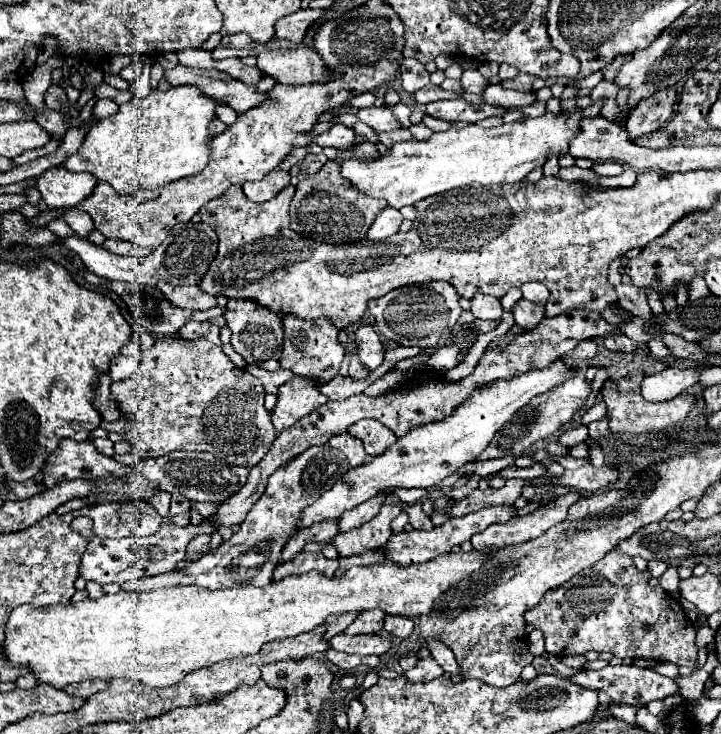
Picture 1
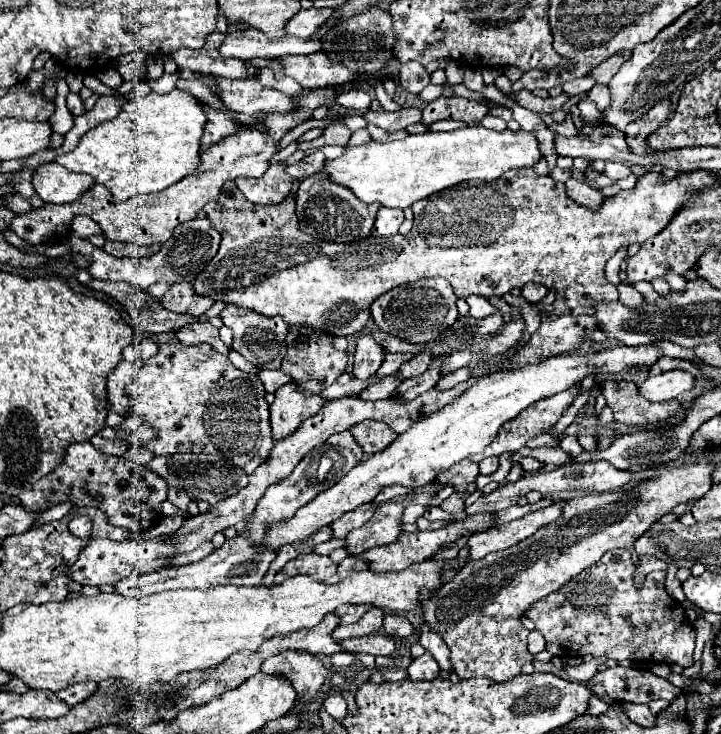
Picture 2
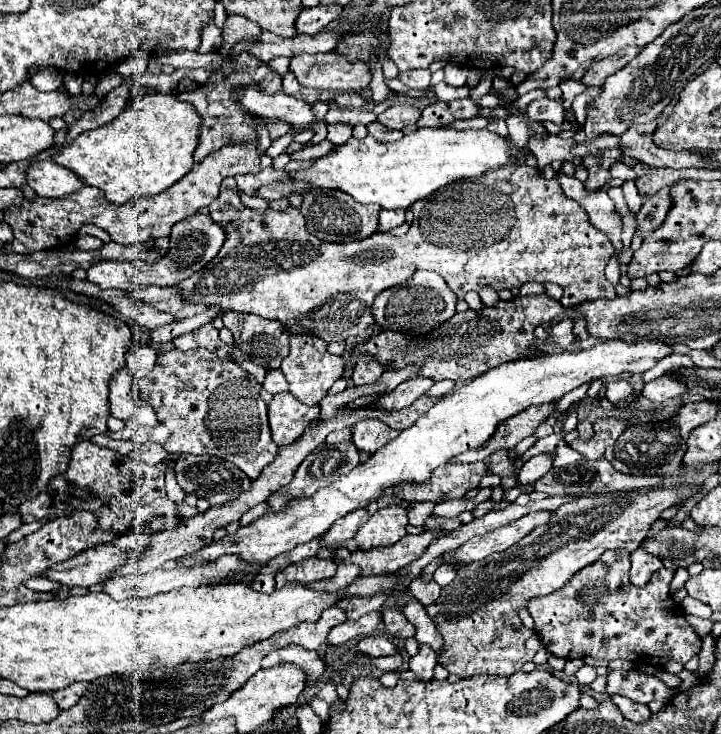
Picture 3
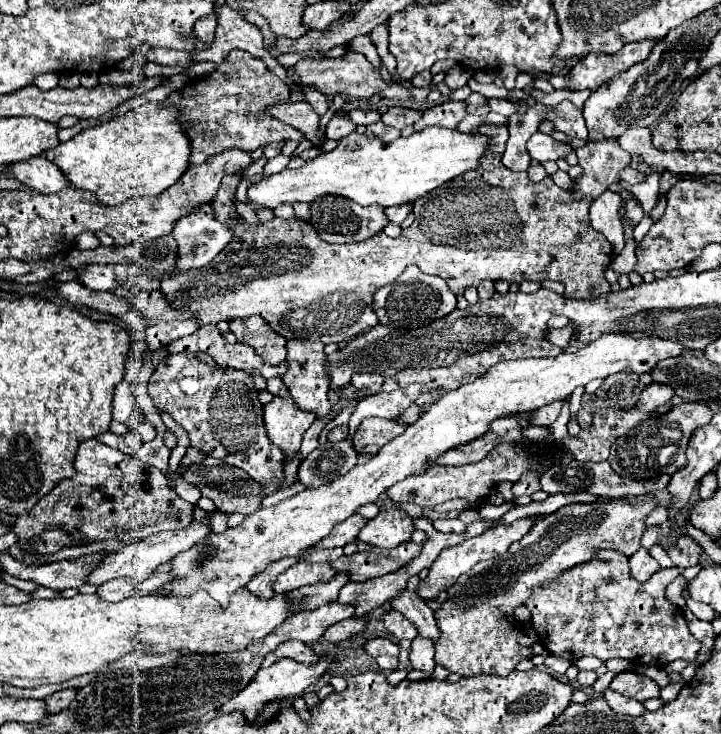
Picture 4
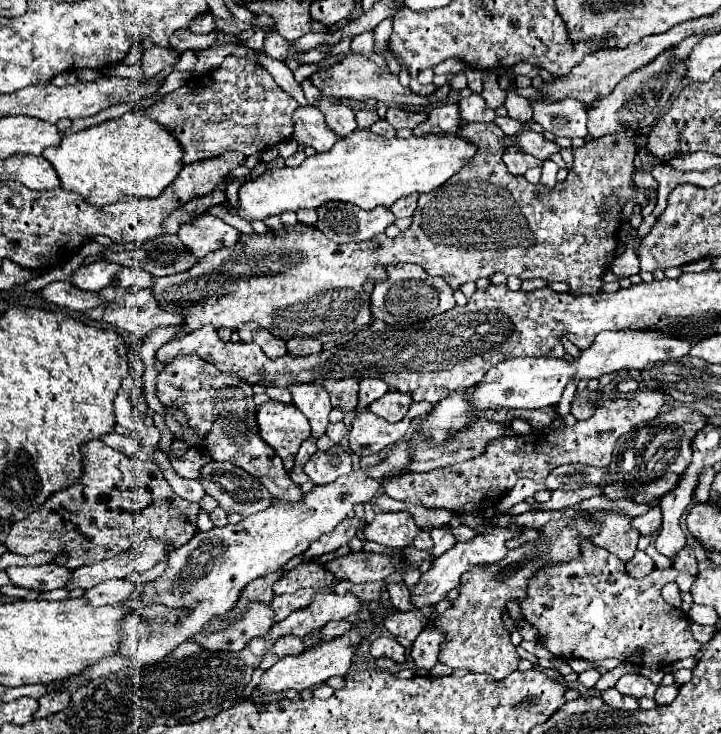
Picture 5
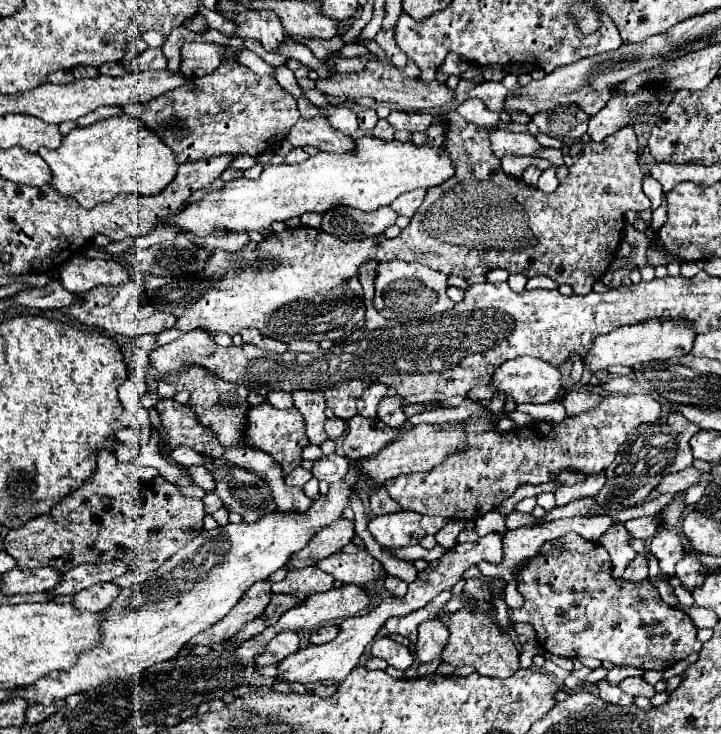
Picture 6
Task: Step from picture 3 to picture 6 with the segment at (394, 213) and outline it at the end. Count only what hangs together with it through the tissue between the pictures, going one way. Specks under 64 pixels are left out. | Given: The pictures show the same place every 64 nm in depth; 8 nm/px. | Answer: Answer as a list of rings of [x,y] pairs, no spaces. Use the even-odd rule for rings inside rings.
[[[416,188],[414,192],[404,192],[404,196],[398,196],[394,200],[394,204],[390,204],[390,208],[396,210],[396,214],[400,214],[400,216],[412,218],[416,214],[416,210],[420,208],[424,196],[426,196],[424,188]]]

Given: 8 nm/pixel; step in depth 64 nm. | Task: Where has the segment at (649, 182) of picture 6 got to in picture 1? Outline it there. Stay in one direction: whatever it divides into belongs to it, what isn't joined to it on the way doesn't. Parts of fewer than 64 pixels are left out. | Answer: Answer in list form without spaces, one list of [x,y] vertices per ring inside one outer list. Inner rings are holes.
[[[612,161],[594,163],[591,169],[600,176],[617,176],[623,172],[622,165]]]

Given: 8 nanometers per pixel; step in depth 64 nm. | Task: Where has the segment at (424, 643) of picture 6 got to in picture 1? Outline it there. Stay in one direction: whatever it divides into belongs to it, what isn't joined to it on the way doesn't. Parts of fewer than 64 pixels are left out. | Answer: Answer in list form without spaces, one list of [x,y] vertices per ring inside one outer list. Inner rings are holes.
[[[432,656],[420,658],[414,668],[410,668],[410,670],[404,672],[404,676],[410,682],[430,682],[430,680],[442,676],[442,674],[444,674],[444,670],[436,664],[436,660],[432,660]]]

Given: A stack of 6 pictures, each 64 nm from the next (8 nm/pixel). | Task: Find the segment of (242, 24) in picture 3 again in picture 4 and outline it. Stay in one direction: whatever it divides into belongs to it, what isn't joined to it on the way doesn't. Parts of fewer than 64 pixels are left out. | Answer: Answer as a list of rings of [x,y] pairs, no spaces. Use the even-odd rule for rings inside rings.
[[[222,4],[220,10],[216,12],[216,16],[218,16],[218,28],[216,28],[216,36],[214,36],[210,50],[195,49],[190,52],[196,62],[210,60],[216,64],[221,64],[230,50],[240,48],[240,50],[250,52],[258,60],[262,60],[266,64],[266,68],[270,68],[274,74],[278,74],[278,78],[284,84],[288,84],[292,90],[300,90],[300,86],[288,78],[288,70],[268,50],[264,50],[260,28],[246,22],[228,4]]]

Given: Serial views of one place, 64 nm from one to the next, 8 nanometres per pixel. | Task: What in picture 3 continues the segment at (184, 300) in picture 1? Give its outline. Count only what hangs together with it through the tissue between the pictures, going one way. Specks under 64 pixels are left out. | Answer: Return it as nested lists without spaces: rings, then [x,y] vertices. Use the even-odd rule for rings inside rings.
[[[152,286],[152,288],[146,288],[146,290],[136,290],[136,292],[132,292],[132,296],[138,302],[152,304],[158,312],[172,314],[176,320],[190,318],[190,316],[204,312],[204,308],[196,308],[196,304],[184,304],[184,300],[180,300],[180,296],[176,296],[176,288],[156,288],[156,286]]]

